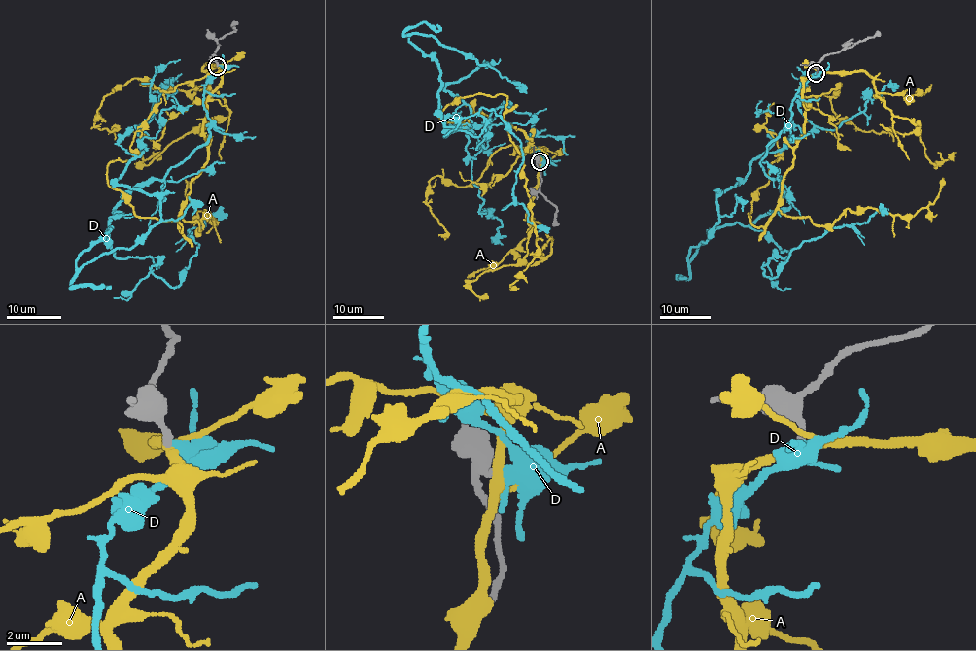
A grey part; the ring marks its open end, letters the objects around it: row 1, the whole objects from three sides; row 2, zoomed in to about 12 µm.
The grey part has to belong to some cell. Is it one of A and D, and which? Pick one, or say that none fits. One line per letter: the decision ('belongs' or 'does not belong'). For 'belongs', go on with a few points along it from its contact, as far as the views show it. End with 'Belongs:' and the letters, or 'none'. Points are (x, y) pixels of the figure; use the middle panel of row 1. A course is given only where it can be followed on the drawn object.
A: does not belong
D: does not belong
Belongs: none

